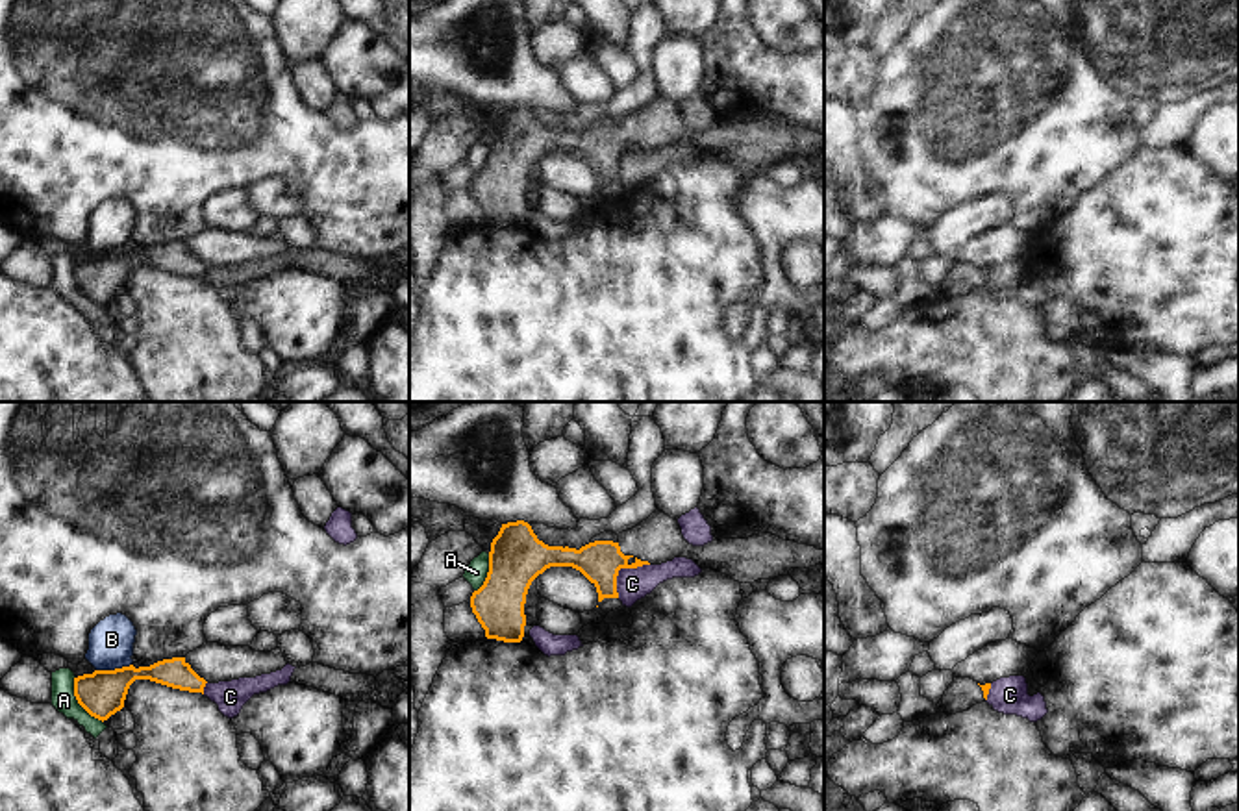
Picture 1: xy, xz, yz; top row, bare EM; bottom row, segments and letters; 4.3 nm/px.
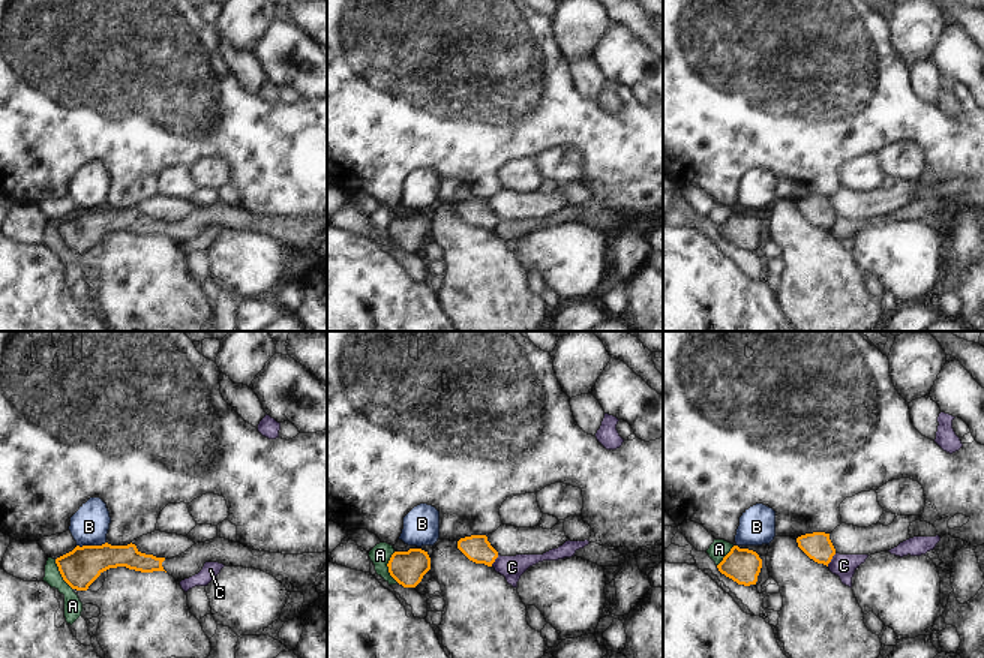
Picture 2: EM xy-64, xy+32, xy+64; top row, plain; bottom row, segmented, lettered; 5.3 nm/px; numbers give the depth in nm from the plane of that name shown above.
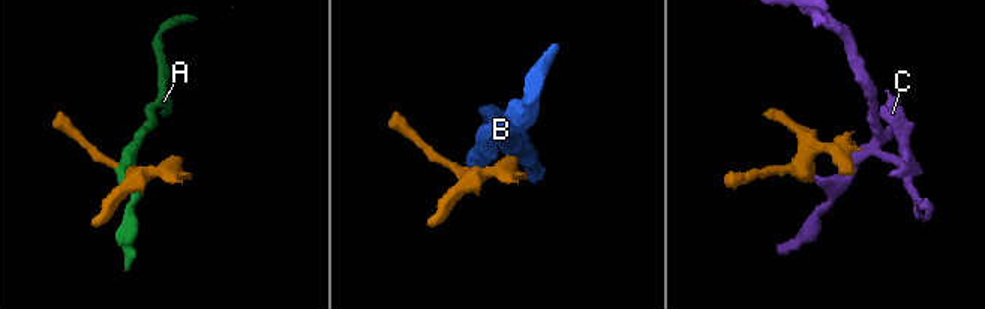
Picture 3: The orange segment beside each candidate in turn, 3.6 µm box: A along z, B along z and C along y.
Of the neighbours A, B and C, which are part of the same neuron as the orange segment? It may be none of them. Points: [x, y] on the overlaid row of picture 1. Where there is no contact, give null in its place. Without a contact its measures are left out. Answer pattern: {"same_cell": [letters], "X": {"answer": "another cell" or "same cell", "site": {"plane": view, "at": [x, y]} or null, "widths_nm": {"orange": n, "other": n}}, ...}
{"same_cell": [], "A": {"answer": "another cell", "site": {"plane": "xy", "at": [78, 702]}, "widths_nm": {"orange": 200, "other": 100}}, "B": {"answer": "another cell", "site": {"plane": "xy", "at": [115, 669]}, "widths_nm": {"orange": 200, "other": 190}}, "C": {"answer": "another cell", "site": {"plane": "xz", "at": [621, 567]}, "widths_nm": {"orange": 180, "other": 140}}}

